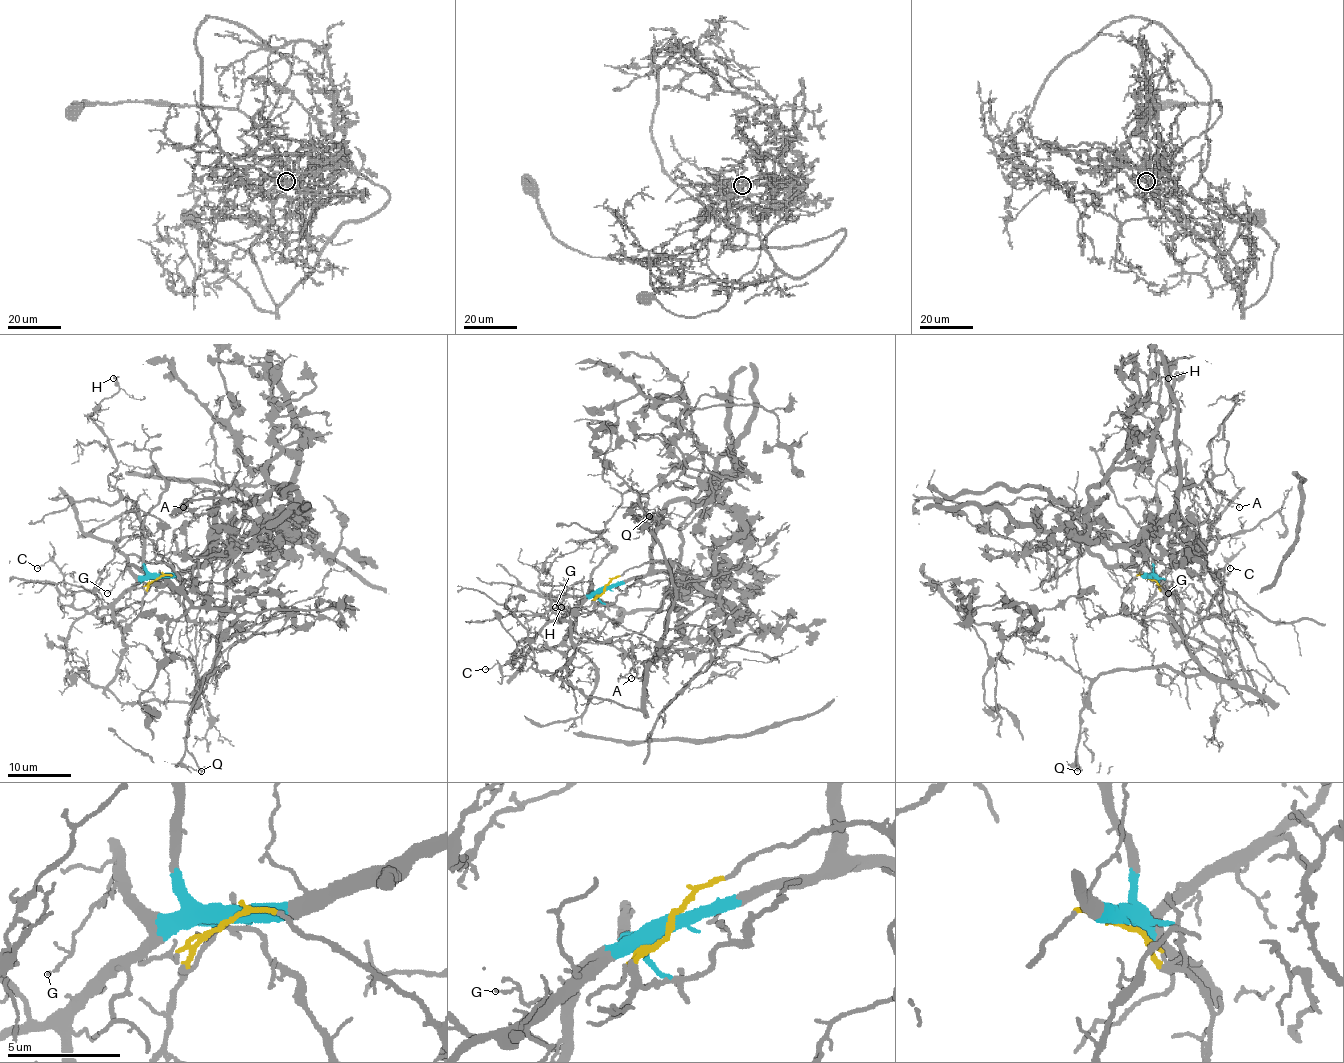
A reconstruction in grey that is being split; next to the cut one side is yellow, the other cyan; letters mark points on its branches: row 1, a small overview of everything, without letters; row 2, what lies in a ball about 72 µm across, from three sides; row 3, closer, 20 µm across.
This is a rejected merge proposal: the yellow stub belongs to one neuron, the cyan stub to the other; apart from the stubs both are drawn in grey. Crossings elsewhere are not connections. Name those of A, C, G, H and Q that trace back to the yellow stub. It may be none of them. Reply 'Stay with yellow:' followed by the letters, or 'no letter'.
Stay with yellow: Q

